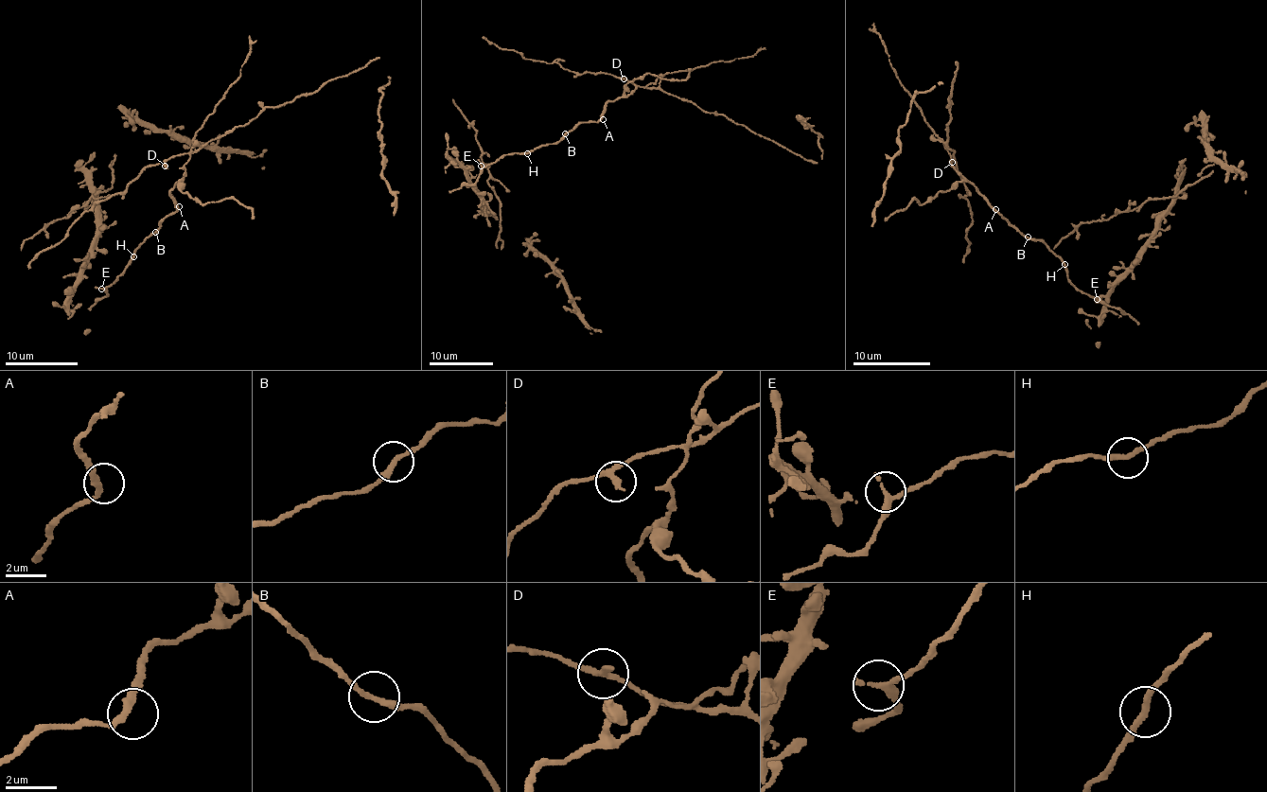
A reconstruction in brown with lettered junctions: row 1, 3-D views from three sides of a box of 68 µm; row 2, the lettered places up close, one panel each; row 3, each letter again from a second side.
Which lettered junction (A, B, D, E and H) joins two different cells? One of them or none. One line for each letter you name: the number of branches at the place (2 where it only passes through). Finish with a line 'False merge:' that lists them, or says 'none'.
D: branches 2
False merge: D

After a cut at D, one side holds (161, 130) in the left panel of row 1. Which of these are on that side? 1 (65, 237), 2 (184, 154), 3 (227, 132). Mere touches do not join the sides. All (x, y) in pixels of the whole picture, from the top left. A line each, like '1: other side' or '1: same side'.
1: other side
2: other side
3: other side

